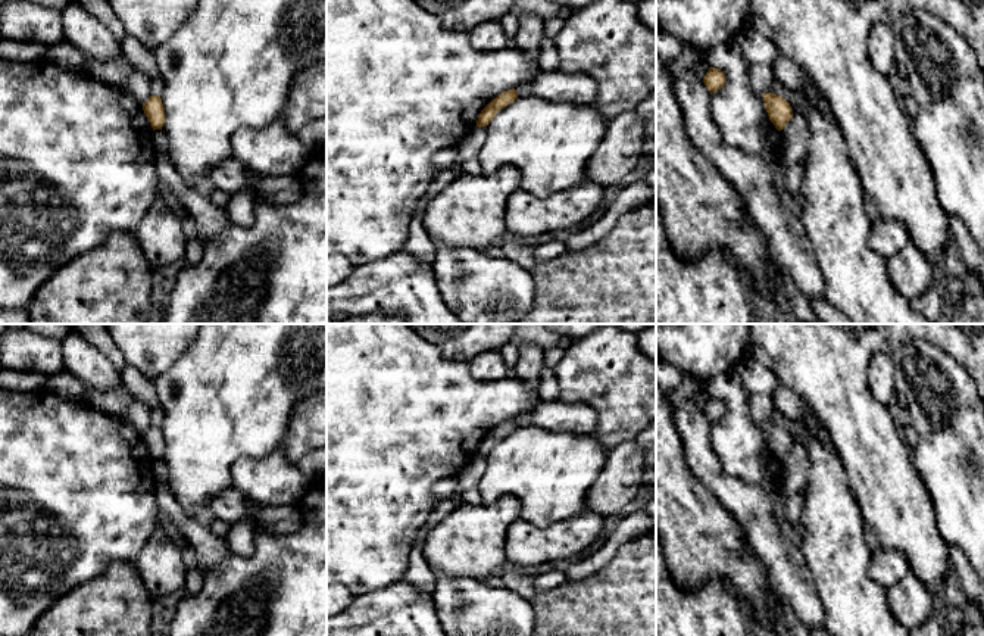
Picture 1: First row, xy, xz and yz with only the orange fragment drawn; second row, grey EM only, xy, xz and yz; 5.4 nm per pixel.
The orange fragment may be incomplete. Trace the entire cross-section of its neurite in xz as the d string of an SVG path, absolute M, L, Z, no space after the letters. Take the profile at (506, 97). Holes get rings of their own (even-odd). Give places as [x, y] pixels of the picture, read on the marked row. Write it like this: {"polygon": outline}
{"polygon": "M515 88L499 94L481 110L477 121L477 127L487 127L500 109L513 103L516 99L518 99L518 93Z"}

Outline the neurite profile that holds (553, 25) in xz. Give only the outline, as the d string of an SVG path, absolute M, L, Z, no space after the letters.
M559 15L544 21L544 37L555 38L555 35L562 29L565 19Z

